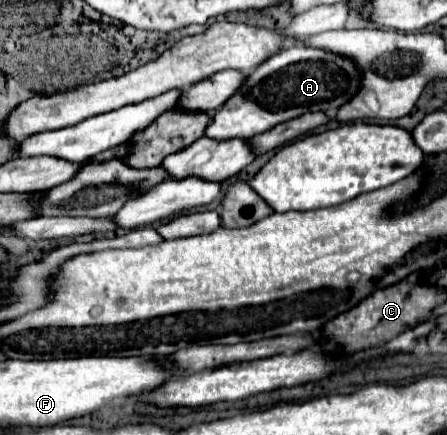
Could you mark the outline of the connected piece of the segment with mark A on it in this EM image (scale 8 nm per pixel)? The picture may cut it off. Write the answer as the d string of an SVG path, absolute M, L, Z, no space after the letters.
M294 45L276 53L270 61L262 63L248 75L242 89L230 97L222 109L214 111L206 137L218 141L232 137L250 139L308 111L322 109L324 113L336 113L336 109L346 105L360 91L360 87L362 71L354 59L318 47Z

